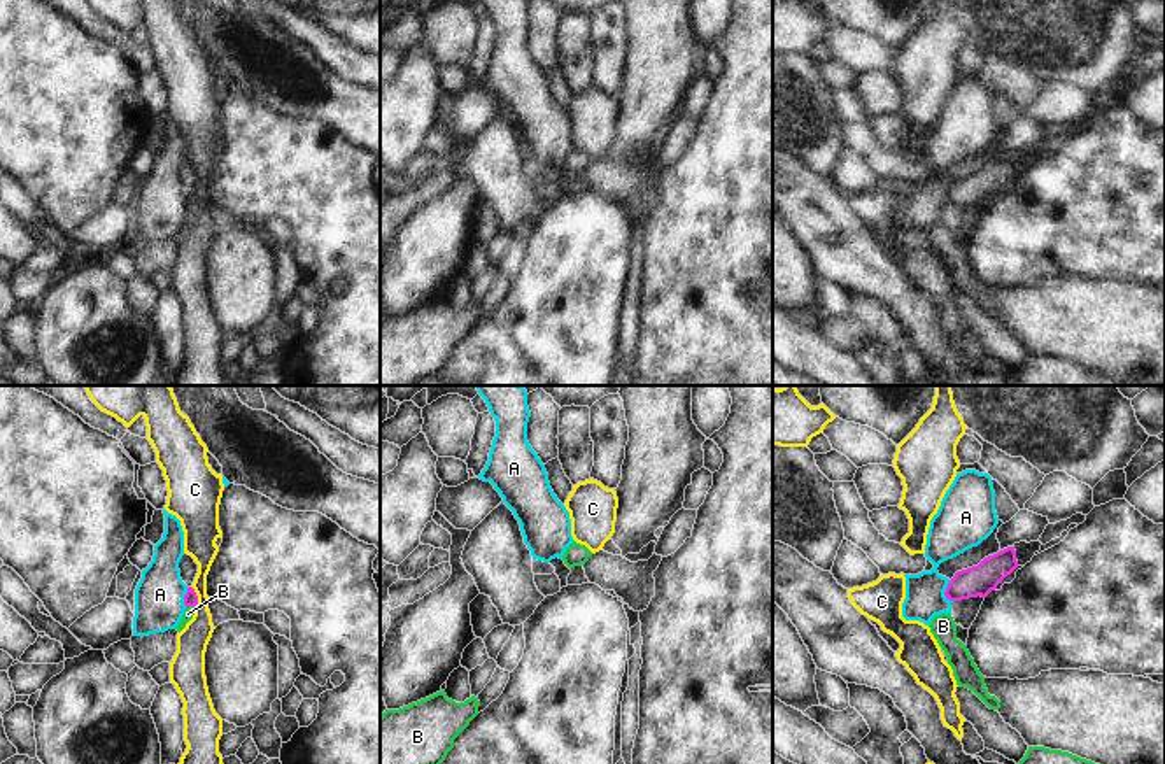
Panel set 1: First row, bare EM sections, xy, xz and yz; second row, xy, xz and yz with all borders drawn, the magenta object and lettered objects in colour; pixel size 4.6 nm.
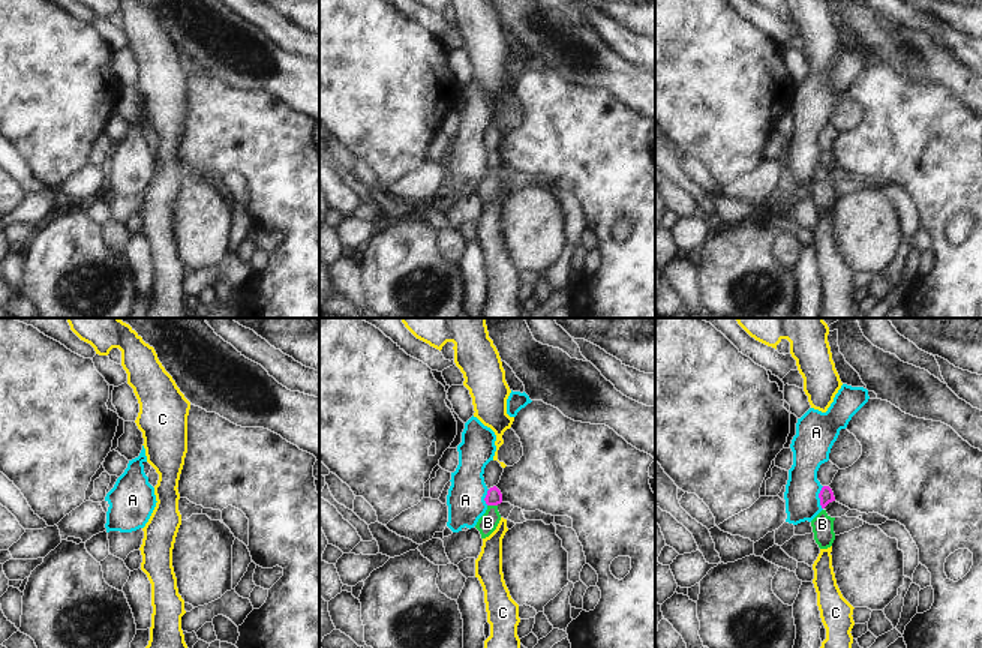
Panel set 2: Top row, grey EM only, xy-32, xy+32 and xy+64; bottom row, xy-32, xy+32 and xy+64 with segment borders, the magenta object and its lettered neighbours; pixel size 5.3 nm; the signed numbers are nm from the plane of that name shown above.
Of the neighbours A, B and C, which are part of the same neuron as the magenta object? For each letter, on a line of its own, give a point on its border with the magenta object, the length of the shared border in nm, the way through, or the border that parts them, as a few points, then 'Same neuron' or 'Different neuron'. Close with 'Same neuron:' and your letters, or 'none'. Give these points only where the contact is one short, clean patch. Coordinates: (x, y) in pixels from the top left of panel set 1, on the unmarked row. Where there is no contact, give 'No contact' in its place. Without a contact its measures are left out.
A: Touches magenta at yz (945, 198). Shared border 110 nm. Boundary: yz (950, 188), (945, 202), (952, 209). Different neuron
B: Touches magenta at xy (190, 212). Shared border 40 nm. Path across: xy (190, 207), (190, 212), (188, 221). Same neuron
C: Touches magenta at xy (197, 204). Shared border 110 nm. Boundary: xy (191, 193), (197, 204), (195, 214). Different neuron
Same neuron: B

